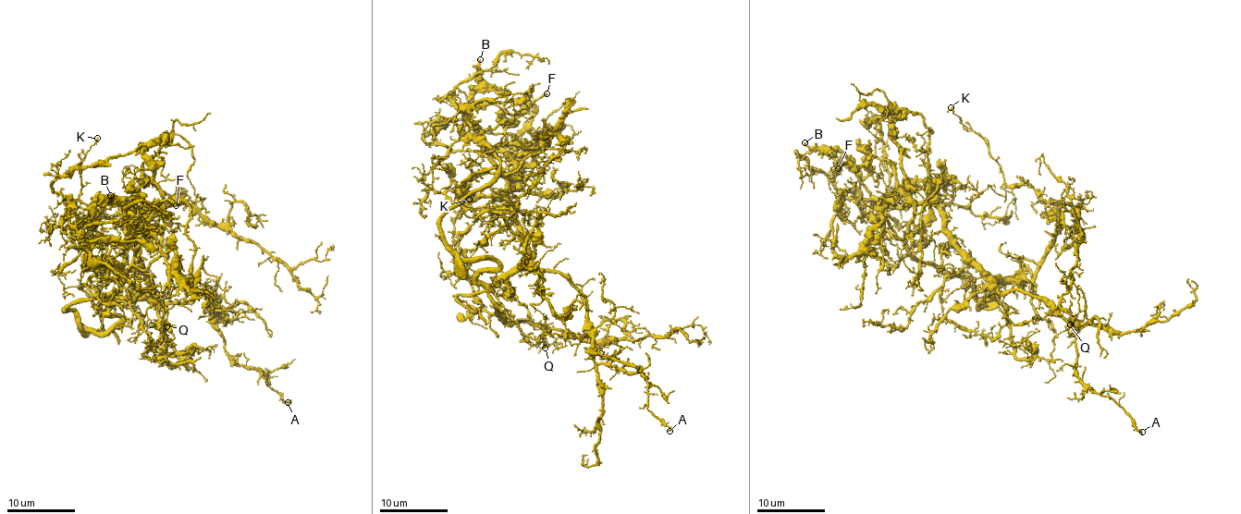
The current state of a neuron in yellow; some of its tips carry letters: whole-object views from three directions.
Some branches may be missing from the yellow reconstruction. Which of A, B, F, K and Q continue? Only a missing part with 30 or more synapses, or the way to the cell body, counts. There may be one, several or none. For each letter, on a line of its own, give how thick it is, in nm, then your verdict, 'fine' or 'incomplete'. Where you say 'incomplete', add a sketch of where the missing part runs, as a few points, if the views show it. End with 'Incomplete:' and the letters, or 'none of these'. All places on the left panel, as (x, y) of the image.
A: 220 nm | fine
B: 260 nm | fine
F: 320 nm | fine
K: 200 nm | fine
Q: 180 nm | fine
Incomplete: none of these

